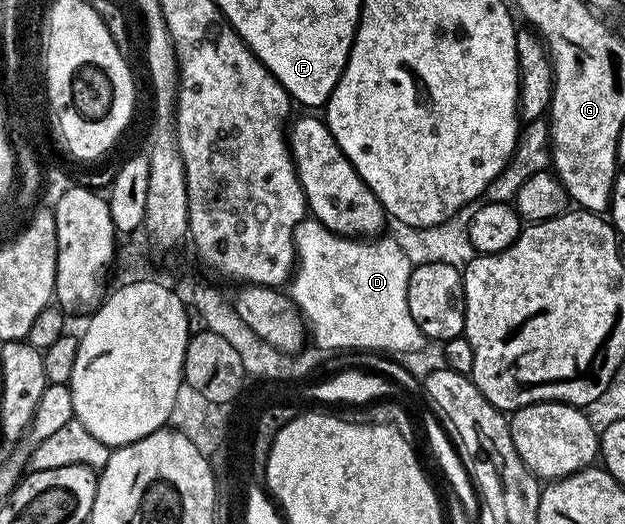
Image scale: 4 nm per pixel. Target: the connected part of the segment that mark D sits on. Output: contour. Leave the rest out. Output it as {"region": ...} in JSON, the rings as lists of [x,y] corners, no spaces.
{"region":[[[313,216],[304,217],[295,229],[295,257],[297,265],[290,279],[289,297],[303,314],[309,338],[316,347],[338,350],[384,350],[387,354],[400,356],[423,350],[425,339],[421,328],[409,312],[409,276],[412,272],[410,260],[401,252],[393,236],[376,237],[374,240],[344,238],[325,228]]]}

